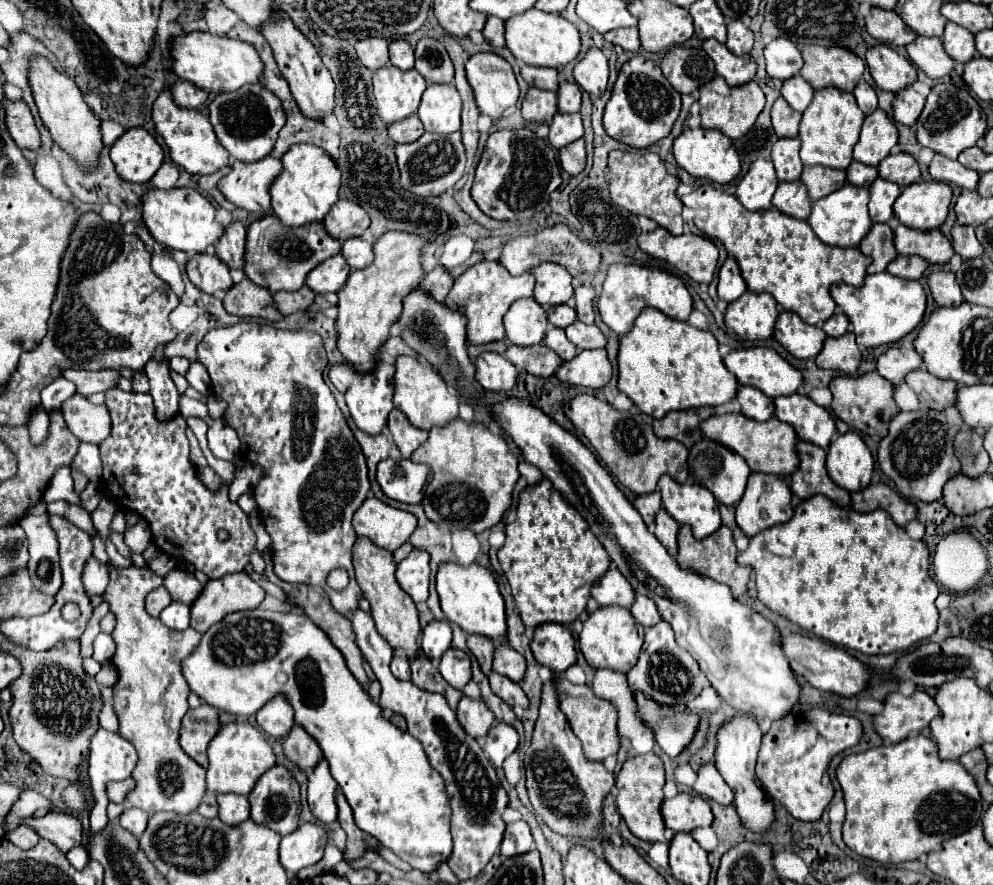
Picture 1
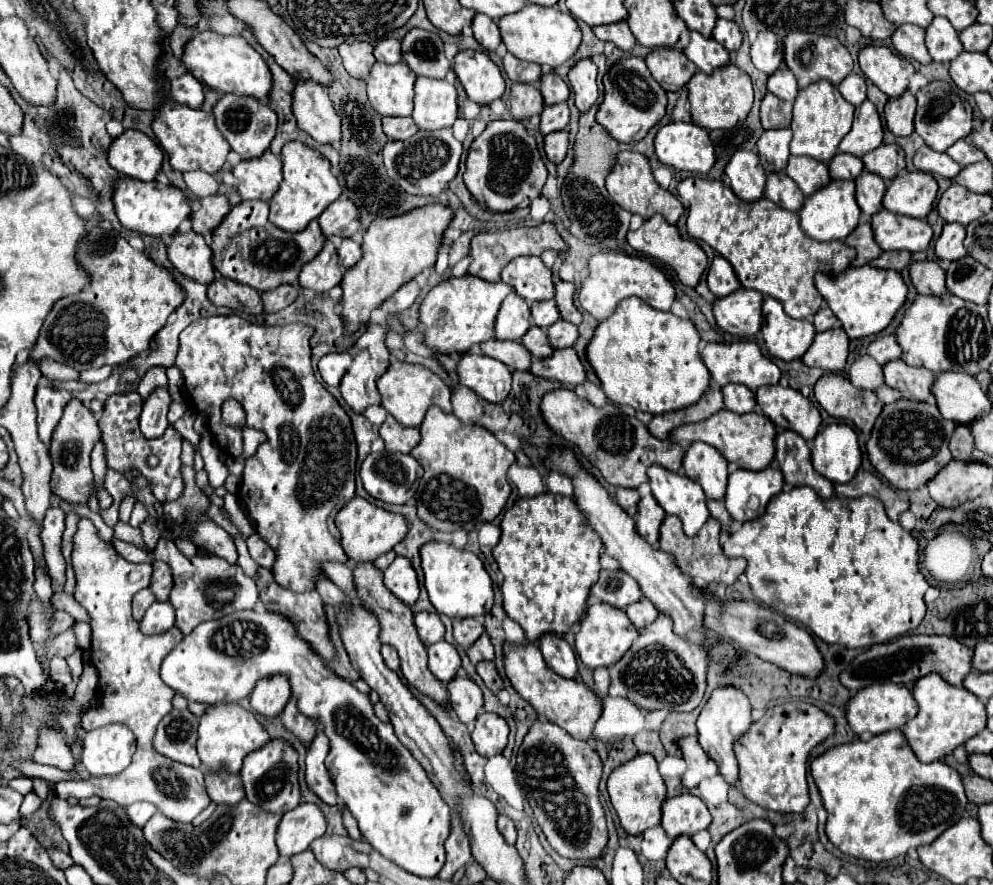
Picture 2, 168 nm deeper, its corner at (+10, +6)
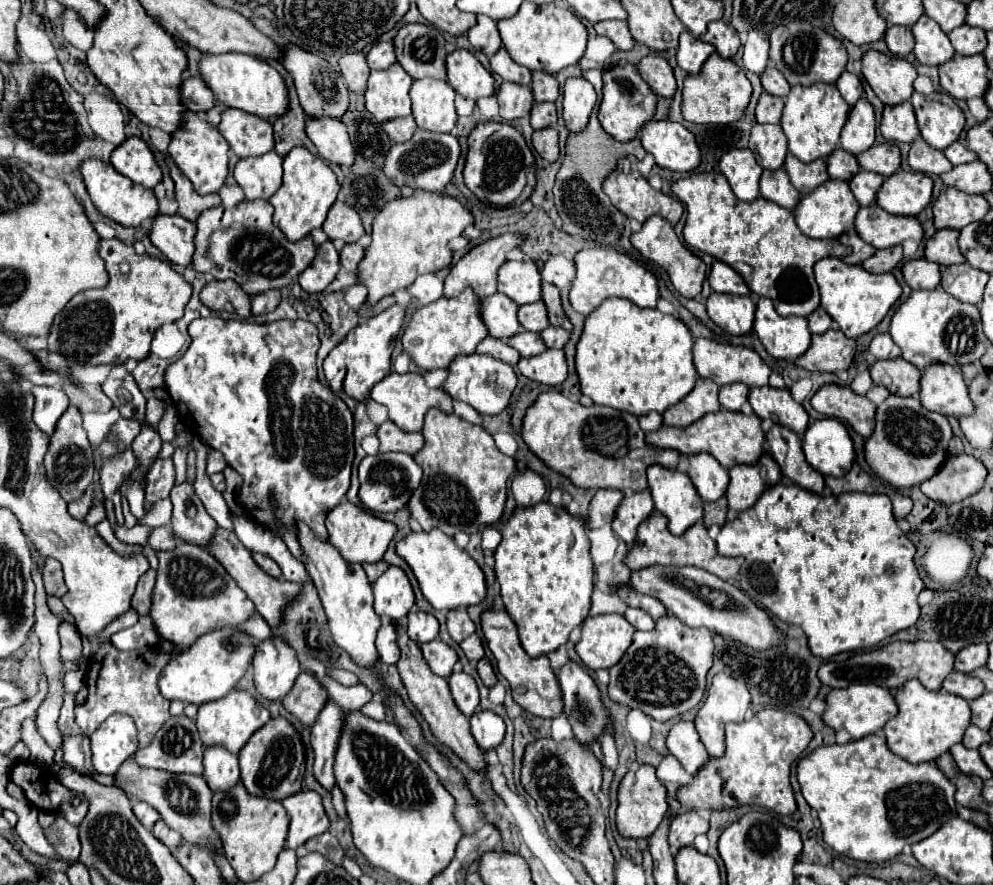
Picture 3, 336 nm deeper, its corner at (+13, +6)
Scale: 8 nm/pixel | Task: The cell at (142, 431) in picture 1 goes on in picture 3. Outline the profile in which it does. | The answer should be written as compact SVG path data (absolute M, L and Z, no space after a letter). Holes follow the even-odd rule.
M157 460L153 464L153 470L149 470L149 478L147 478L147 502L157 502L161 498L169 498L169 492L175 484L175 468L173 468L173 460Z

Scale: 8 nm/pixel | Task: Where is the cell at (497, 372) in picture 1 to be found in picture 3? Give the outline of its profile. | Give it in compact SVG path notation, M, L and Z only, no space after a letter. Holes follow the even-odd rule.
M479 354L457 356L457 358L453 358L453 362L449 364L447 370L449 370L449 376L441 388L453 400L473 406L479 414L501 414L507 408L509 398L517 384L517 374L515 374L513 366L509 366L501 360L489 358L489 356L479 356Z

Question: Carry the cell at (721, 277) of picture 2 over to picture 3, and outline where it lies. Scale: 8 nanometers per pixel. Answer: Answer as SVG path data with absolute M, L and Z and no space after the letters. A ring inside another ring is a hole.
M715 260L709 272L709 284L715 292L729 292L729 294L739 294L739 296L751 296L749 286L745 280L725 262Z

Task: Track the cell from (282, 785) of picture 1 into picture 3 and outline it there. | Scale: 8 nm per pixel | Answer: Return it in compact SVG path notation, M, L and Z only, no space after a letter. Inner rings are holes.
M271 718L261 730L257 730L247 744L239 750L239 764L241 764L241 780L245 788L253 796L265 798L287 798L303 788L303 774L305 774L305 746L301 742L301 734L295 726L283 718Z

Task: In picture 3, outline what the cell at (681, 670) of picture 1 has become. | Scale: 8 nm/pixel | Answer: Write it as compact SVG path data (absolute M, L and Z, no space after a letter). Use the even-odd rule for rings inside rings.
M673 614L659 618L655 630L635 632L633 644L623 658L609 668L611 700L637 708L647 716L665 722L695 708L705 692L705 676L713 666L713 634L707 628L691 628Z

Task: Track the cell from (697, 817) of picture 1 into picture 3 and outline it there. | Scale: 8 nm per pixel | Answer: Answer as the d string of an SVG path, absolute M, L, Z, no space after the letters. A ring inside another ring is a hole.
M685 812L677 818L673 818L673 822L671 822L669 846L673 852L677 852L685 846L693 846L693 838L697 834L705 834L707 830L709 830L709 822L705 818L701 818L697 812Z

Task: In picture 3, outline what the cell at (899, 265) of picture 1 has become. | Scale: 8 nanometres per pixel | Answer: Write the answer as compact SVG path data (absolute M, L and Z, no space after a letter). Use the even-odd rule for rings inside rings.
M893 246L893 248L885 248L885 250L877 250L871 258L867 258L863 262L863 268L873 272L873 274L883 274L883 272L891 272L903 258L903 248L901 246Z

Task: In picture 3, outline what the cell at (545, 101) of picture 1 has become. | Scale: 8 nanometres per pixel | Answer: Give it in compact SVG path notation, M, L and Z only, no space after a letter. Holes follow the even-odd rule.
M503 82L497 90L497 102L499 102L499 116L503 120L515 120L529 116L533 106L533 94L527 86Z

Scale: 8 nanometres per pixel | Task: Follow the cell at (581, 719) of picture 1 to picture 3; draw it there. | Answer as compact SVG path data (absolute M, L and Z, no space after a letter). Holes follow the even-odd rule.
M493 608L485 610L481 614L481 630L483 630L483 636L487 640L489 650L493 652L493 656L497 660L499 672L507 678L507 682L511 686L513 700L519 706L523 706L525 710L529 710L531 714L537 714L539 718L557 718L559 714L563 714L561 688L559 688L559 682L549 666L549 658L547 656L531 658L521 648L515 622L509 618L509 614L505 610L493 610Z

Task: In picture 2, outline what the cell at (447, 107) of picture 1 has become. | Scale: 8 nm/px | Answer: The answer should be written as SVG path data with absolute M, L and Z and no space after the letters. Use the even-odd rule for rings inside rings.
M418 78L414 90L416 96L412 120L418 124L418 128L438 130L454 124L454 120L458 118L458 104L456 88L452 82L436 78Z

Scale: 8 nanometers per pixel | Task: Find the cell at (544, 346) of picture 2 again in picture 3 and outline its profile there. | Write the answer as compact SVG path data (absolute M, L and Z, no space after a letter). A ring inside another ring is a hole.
M523 330L523 332L519 332L519 334L515 334L515 336L511 336L509 340L509 346L513 346L517 352L519 352L519 356L535 356L535 354L541 354L543 350L545 350L545 344L541 342L541 336L539 334L535 334L535 332L527 332L527 330Z

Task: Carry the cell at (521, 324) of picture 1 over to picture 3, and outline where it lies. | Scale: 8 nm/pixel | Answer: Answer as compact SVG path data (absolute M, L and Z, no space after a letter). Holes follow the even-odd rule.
M493 294L481 300L481 318L489 336L507 340L517 334L521 328L517 322L517 308L519 306L511 298L505 298L505 294Z

